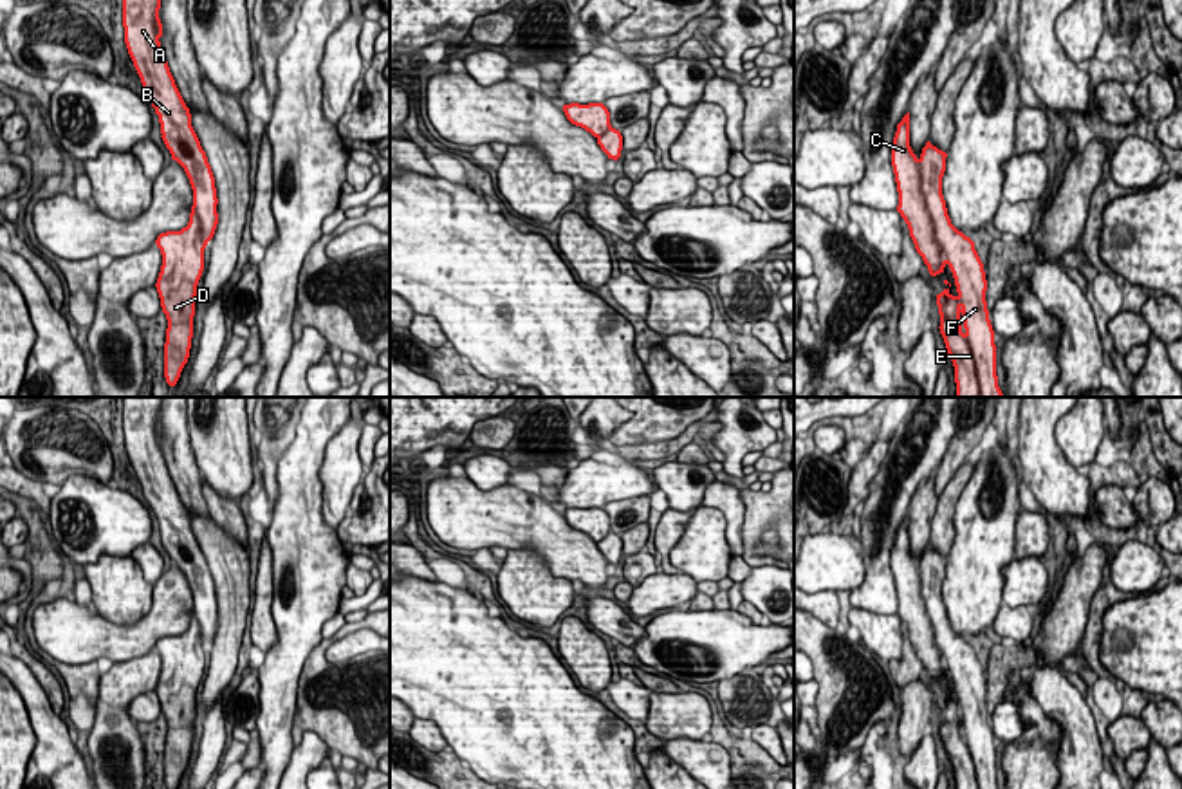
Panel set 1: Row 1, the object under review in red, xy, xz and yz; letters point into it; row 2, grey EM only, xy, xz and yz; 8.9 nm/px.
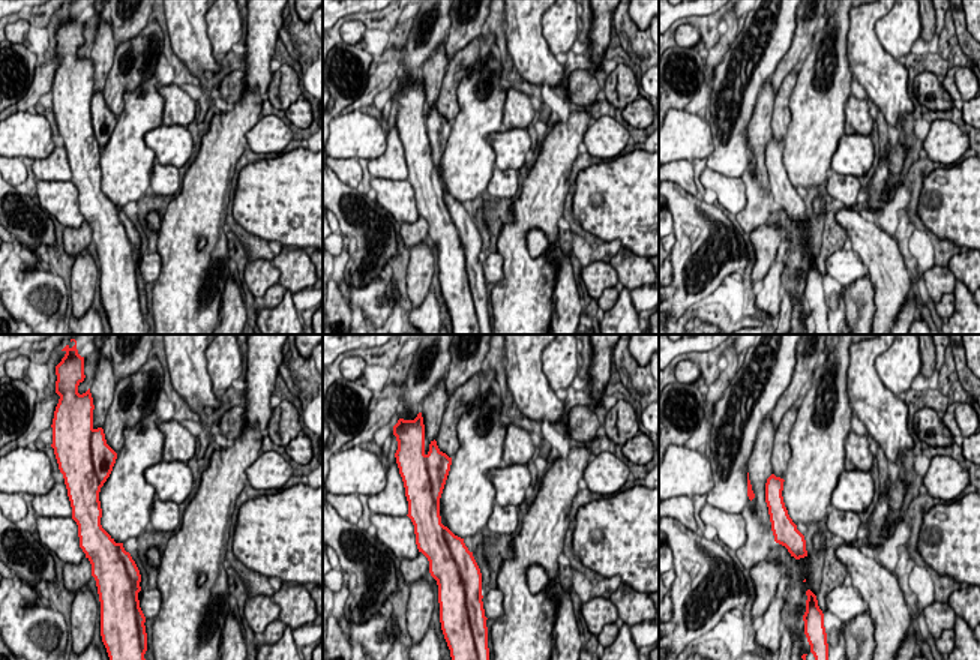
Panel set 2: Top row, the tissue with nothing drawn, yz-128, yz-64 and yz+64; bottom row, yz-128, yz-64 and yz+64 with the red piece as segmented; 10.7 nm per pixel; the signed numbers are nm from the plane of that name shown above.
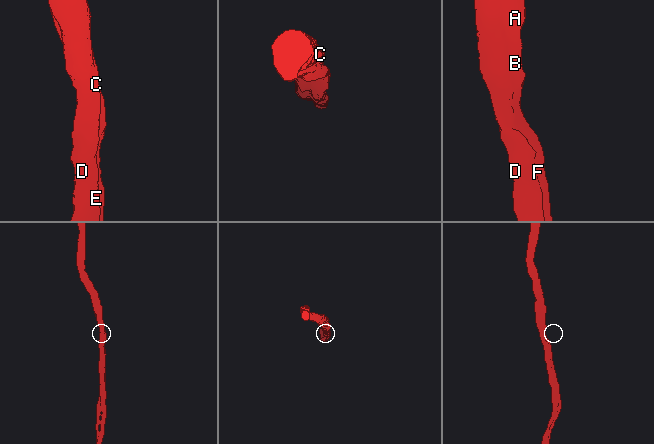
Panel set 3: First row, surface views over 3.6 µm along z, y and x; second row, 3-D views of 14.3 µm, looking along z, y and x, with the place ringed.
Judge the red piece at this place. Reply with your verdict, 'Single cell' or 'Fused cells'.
Single cell

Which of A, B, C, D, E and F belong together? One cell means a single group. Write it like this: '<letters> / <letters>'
A B C D E F

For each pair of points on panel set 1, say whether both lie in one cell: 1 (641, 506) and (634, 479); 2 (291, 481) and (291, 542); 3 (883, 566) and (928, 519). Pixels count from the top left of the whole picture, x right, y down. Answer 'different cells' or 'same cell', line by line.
1: different cells
2: same cell
3: different cells

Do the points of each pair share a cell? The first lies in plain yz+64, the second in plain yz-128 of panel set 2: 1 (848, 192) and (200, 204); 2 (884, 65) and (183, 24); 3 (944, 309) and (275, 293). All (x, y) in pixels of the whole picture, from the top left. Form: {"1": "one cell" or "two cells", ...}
{"1": "two cells", "2": "one cell", "3": "one cell"}

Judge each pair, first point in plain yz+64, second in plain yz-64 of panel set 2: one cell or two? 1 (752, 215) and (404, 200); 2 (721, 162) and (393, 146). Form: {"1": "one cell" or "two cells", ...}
{"1": "two cells", "2": "one cell"}

